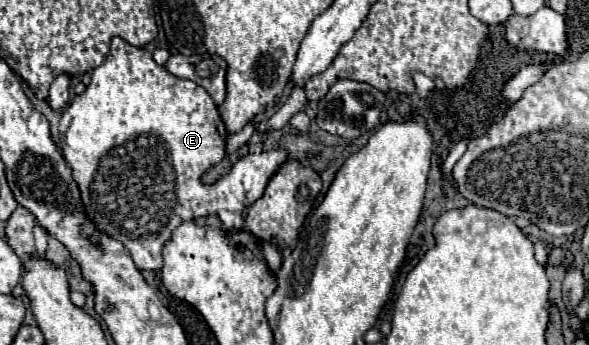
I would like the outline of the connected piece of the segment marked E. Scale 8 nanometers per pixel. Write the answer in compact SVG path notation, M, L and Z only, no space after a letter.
M114 37L112 43L110 43L110 53L106 55L106 61L96 67L92 71L92 81L90 85L86 87L84 93L76 95L72 99L72 103L64 109L62 117L60 117L60 143L62 143L62 155L66 159L66 163L72 167L72 175L80 187L80 193L82 193L82 201L84 201L84 207L86 207L86 213L88 217L104 231L108 233L110 237L122 241L130 253L132 253L132 259L136 263L136 267L140 271L144 269L152 269L152 271L158 271L162 269L162 245L170 239L170 233L172 229L176 229L182 221L190 221L190 219L196 219L196 217L204 217L204 215L212 215L216 213L220 219L222 219L222 225L224 229L242 229L244 227L244 211L246 207L253 204L264 193L264 187L268 183L268 179L274 175L274 171L280 167L280 163L286 161L286 153L276 149L276 151L266 151L266 153L249 153L243 158L243 165L241 165L241 171L235 171L235 173L228 173L224 175L222 179L218 179L216 183L212 185L206 185L202 183L202 175L208 171L208 167L220 163L224 159L224 141L226 141L226 127L220 119L220 113L218 113L218 107L214 105L212 97L200 87L196 85L194 81L186 81L186 79L178 79L174 75L170 75L162 65L156 65L156 61L152 59L152 53L142 49L142 47L134 47L130 43L126 43L124 39L120 37Z

